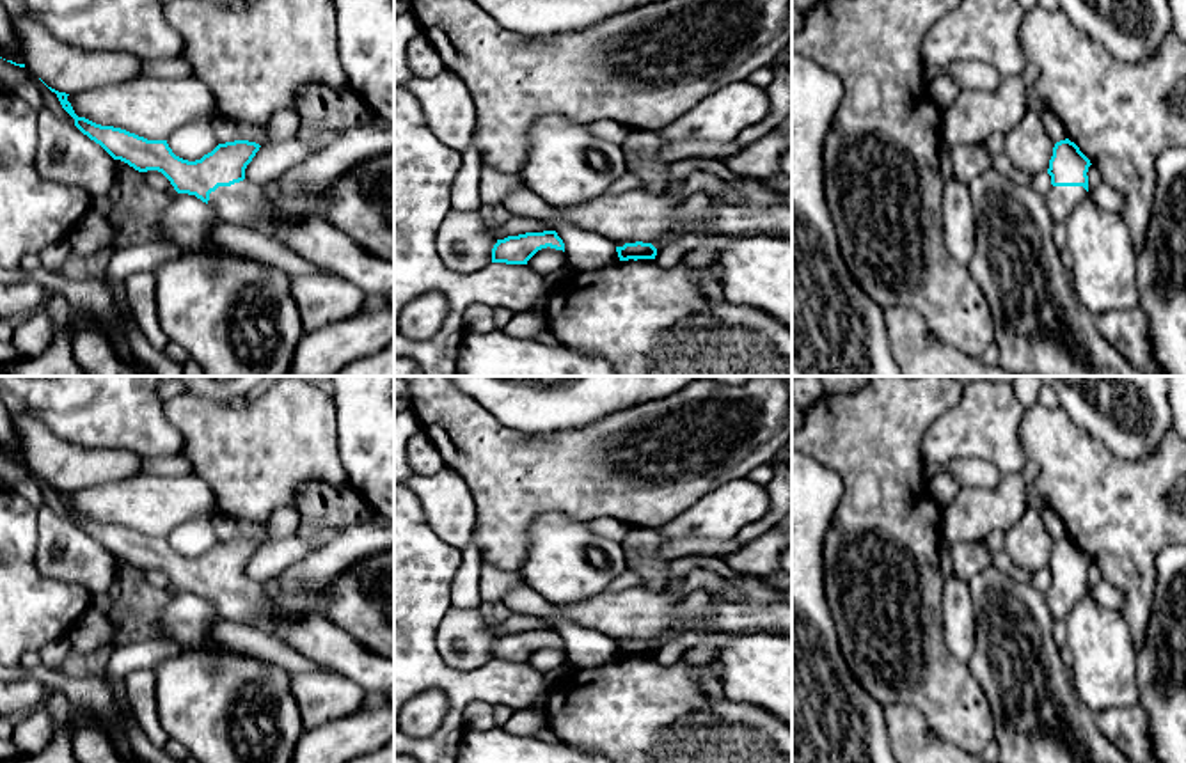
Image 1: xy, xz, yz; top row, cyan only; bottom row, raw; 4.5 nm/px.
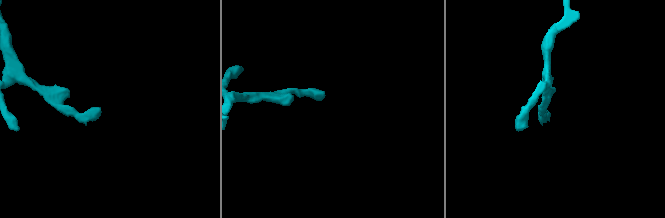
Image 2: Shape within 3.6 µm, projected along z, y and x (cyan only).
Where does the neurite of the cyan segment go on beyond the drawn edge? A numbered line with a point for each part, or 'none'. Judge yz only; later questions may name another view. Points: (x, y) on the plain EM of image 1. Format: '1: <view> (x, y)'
1: yz (1062, 598)

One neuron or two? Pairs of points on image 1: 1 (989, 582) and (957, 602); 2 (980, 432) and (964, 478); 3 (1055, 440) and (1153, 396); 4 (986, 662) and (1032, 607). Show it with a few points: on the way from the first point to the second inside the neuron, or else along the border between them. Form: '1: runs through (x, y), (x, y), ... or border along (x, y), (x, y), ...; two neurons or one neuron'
1: border along (966, 582), (972, 593), (977, 634); two neurons
2: border along (929, 458), (938, 462), (984, 458), (1002, 474); two neurons
3: border along (1059, 405), (1114, 455); two neurons
4: runs through (1000, 648), (1014, 634), (1018, 621); one neuron

